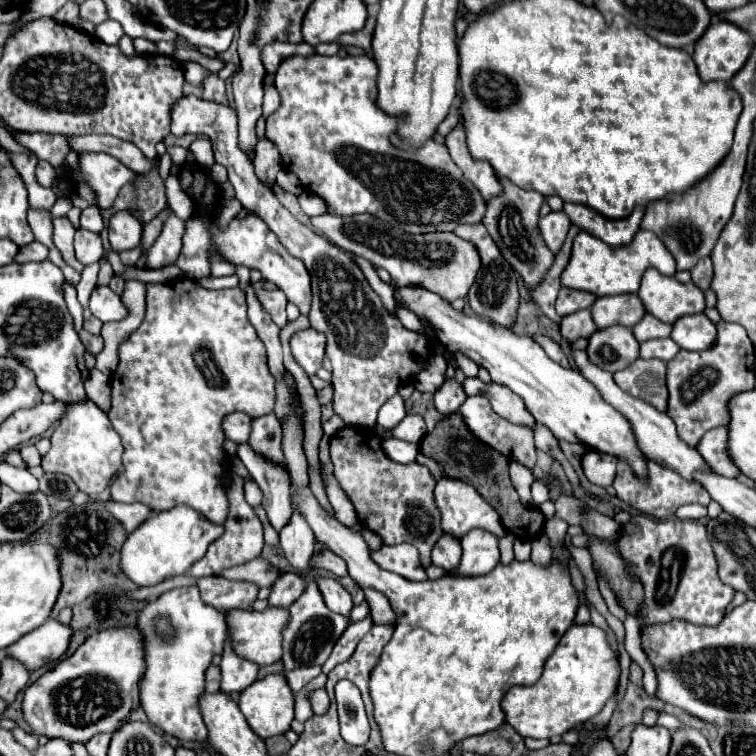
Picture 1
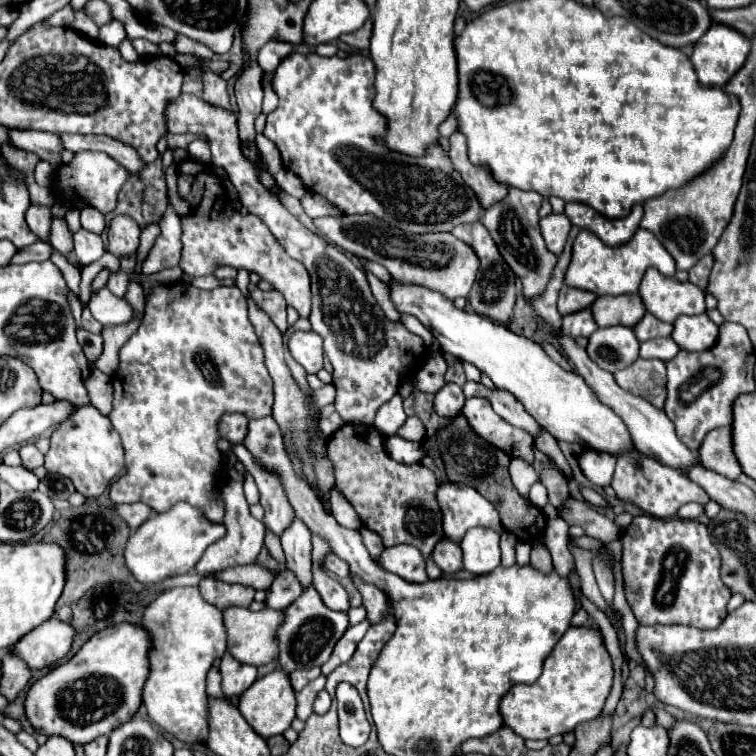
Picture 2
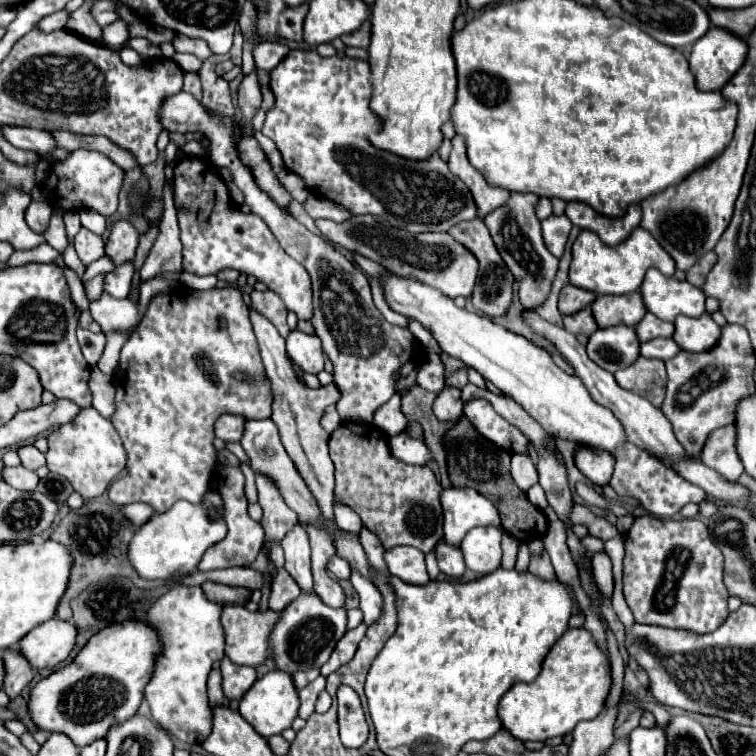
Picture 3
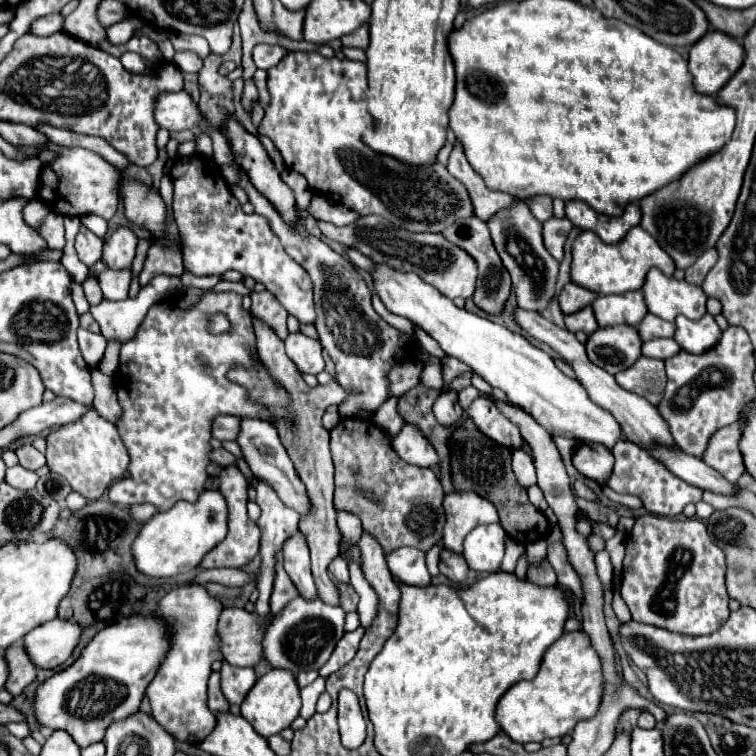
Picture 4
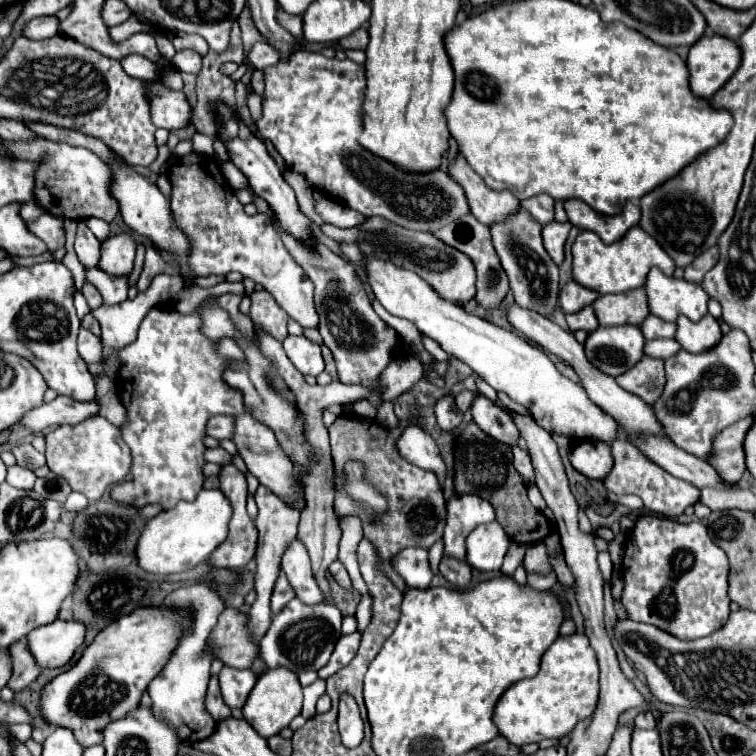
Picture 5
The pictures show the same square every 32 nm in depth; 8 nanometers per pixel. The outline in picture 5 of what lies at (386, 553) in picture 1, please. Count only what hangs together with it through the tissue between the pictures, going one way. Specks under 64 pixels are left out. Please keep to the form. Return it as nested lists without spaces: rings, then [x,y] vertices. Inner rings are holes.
[[[406,548],[394,558],[394,568],[406,580],[410,588],[428,588],[432,582],[432,570],[428,560],[428,550]]]

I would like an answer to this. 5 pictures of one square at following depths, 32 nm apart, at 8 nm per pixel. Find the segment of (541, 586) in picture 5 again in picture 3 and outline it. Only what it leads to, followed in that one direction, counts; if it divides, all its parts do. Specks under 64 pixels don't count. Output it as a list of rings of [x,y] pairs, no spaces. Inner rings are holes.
[[[546,552],[540,554],[540,556],[532,556],[528,570],[530,570],[534,576],[542,578],[542,580],[554,580],[554,568],[552,568],[550,558],[548,558]]]

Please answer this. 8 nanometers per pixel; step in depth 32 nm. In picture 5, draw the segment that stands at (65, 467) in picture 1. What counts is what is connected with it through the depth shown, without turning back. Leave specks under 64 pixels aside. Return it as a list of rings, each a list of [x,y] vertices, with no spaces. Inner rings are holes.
[[[92,416],[74,426],[58,426],[46,434],[46,462],[48,468],[62,476],[74,492],[84,494],[90,502],[102,498],[104,490],[112,484],[124,482],[130,466],[132,454],[124,444],[120,430],[102,416]]]

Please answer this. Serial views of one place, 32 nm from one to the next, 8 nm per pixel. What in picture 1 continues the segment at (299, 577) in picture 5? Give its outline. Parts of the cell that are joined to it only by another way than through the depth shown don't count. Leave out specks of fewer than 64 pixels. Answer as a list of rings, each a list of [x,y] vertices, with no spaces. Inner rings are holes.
[[[294,508],[290,524],[280,532],[280,542],[282,542],[282,550],[290,566],[308,582],[310,580],[308,576],[310,558],[314,552],[314,536],[296,508]]]

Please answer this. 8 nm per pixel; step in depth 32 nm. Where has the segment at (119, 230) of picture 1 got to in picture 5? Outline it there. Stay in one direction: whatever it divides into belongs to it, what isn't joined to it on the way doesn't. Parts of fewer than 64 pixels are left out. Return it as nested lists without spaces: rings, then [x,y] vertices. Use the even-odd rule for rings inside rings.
[[[130,234],[112,236],[102,242],[102,258],[98,262],[98,268],[116,278],[128,276],[134,268],[134,254],[136,244]]]

